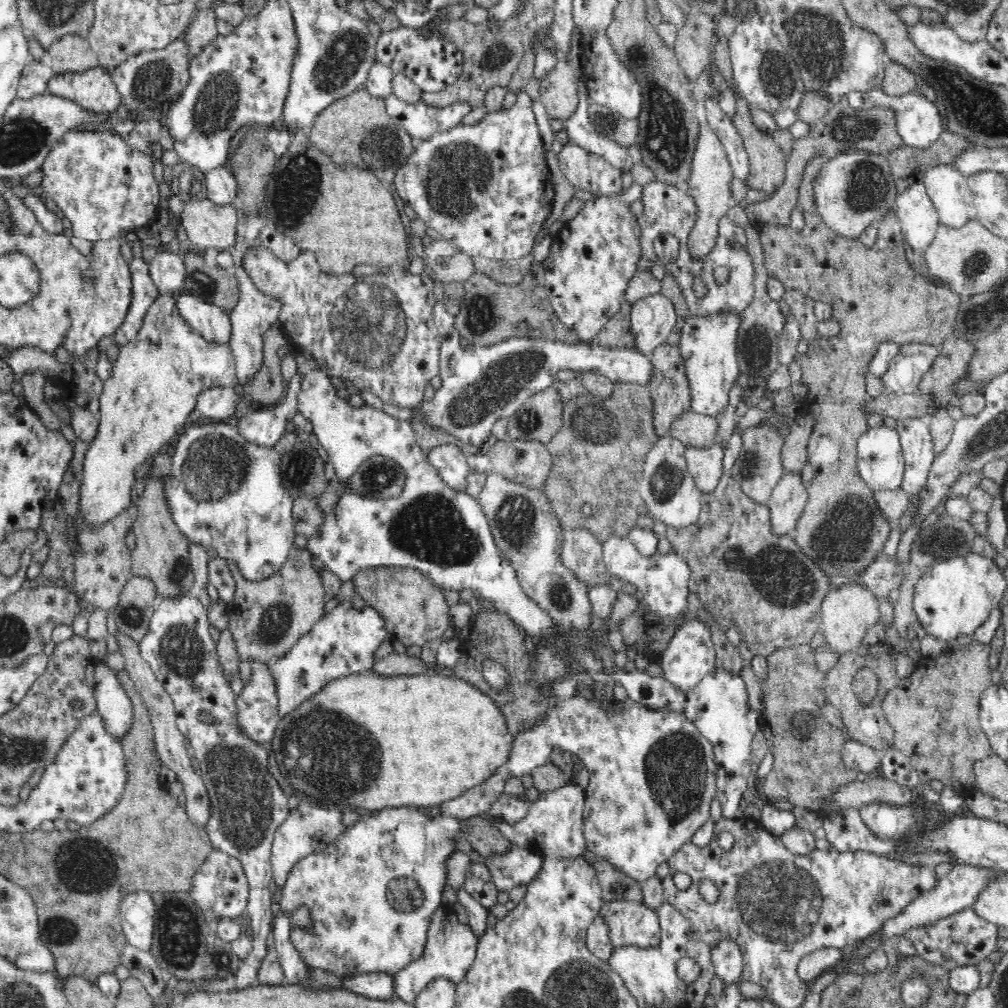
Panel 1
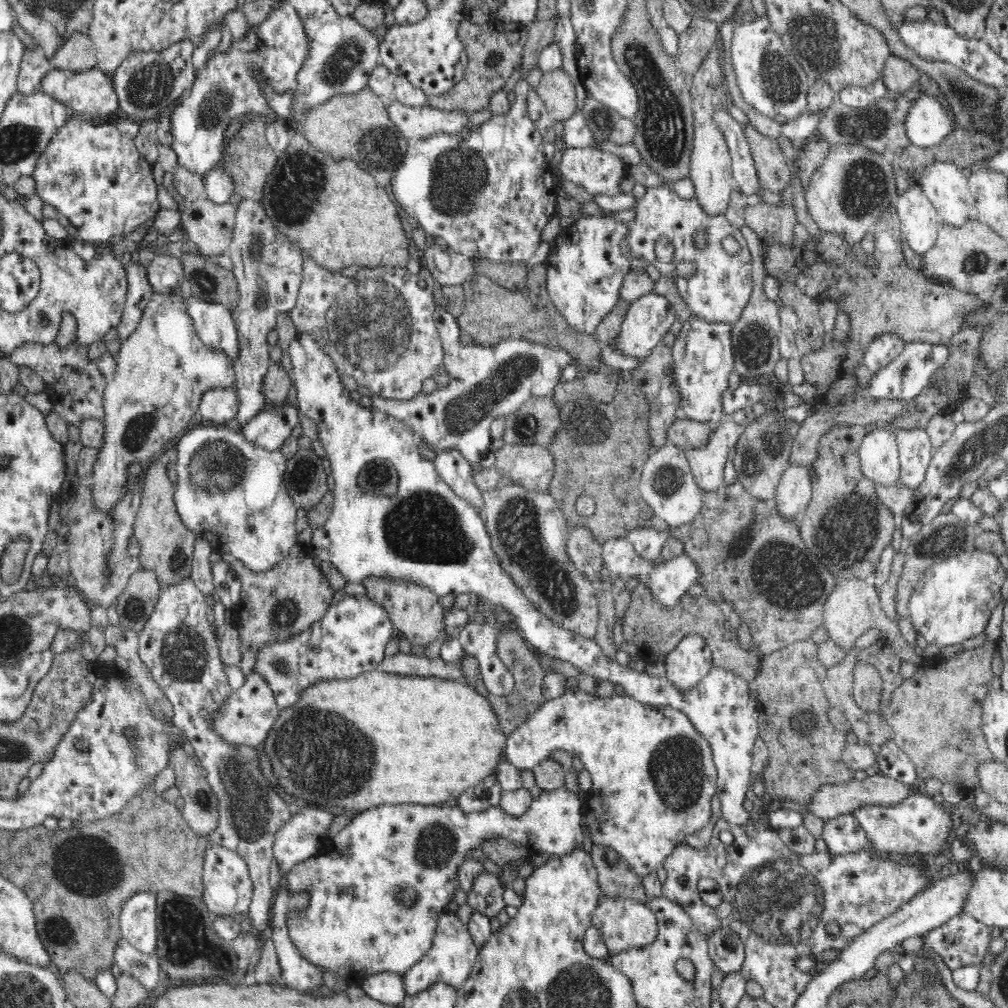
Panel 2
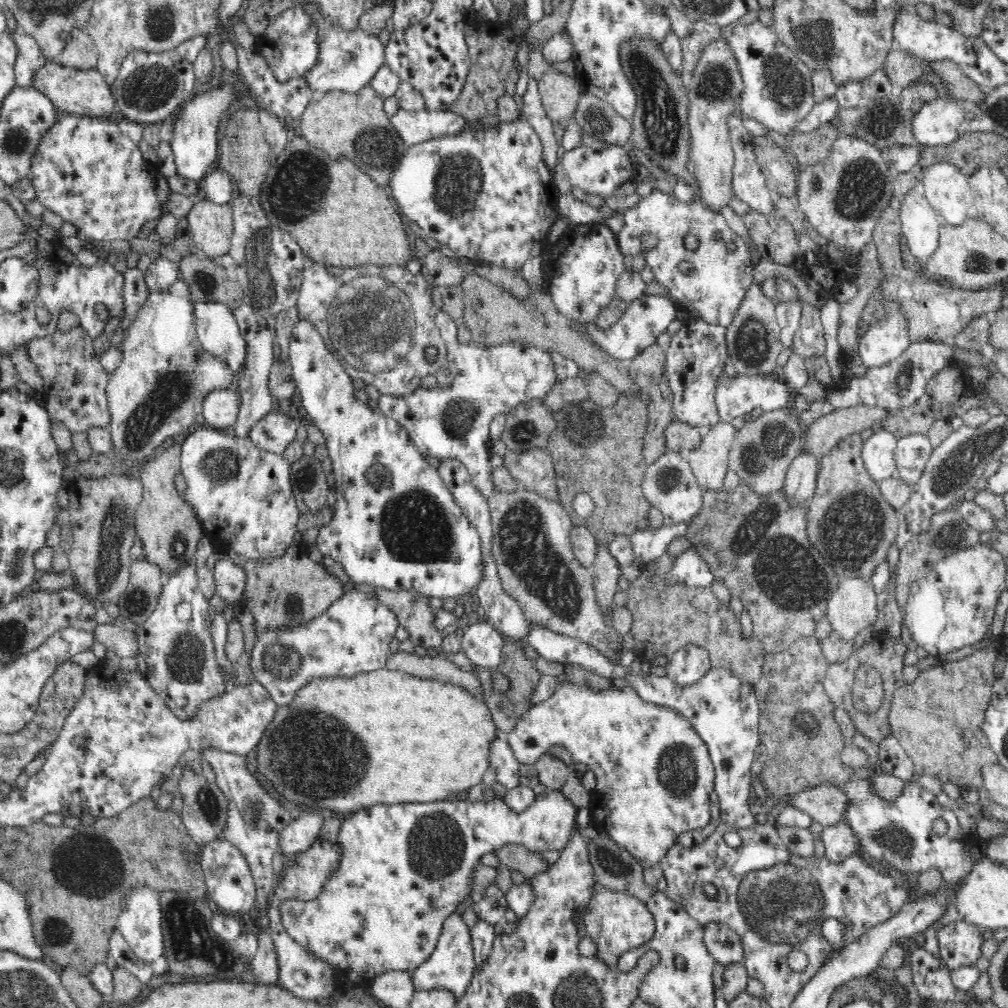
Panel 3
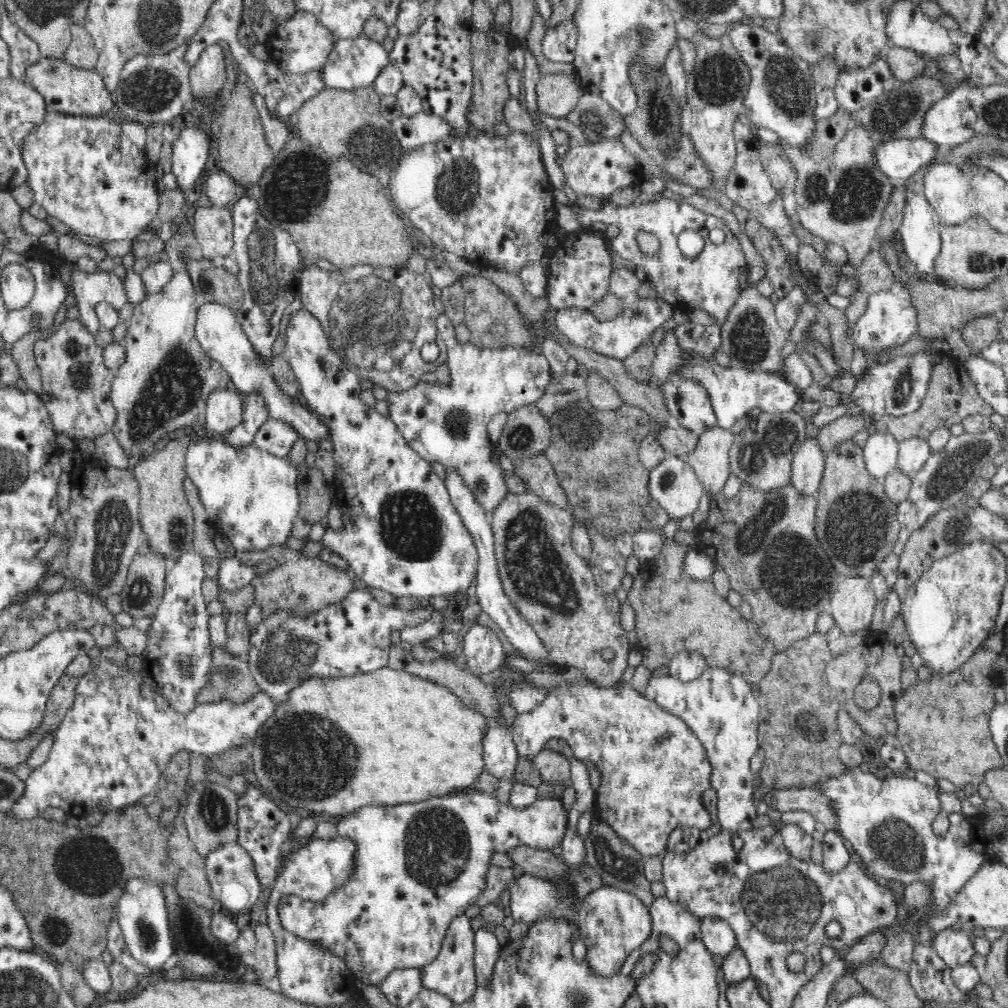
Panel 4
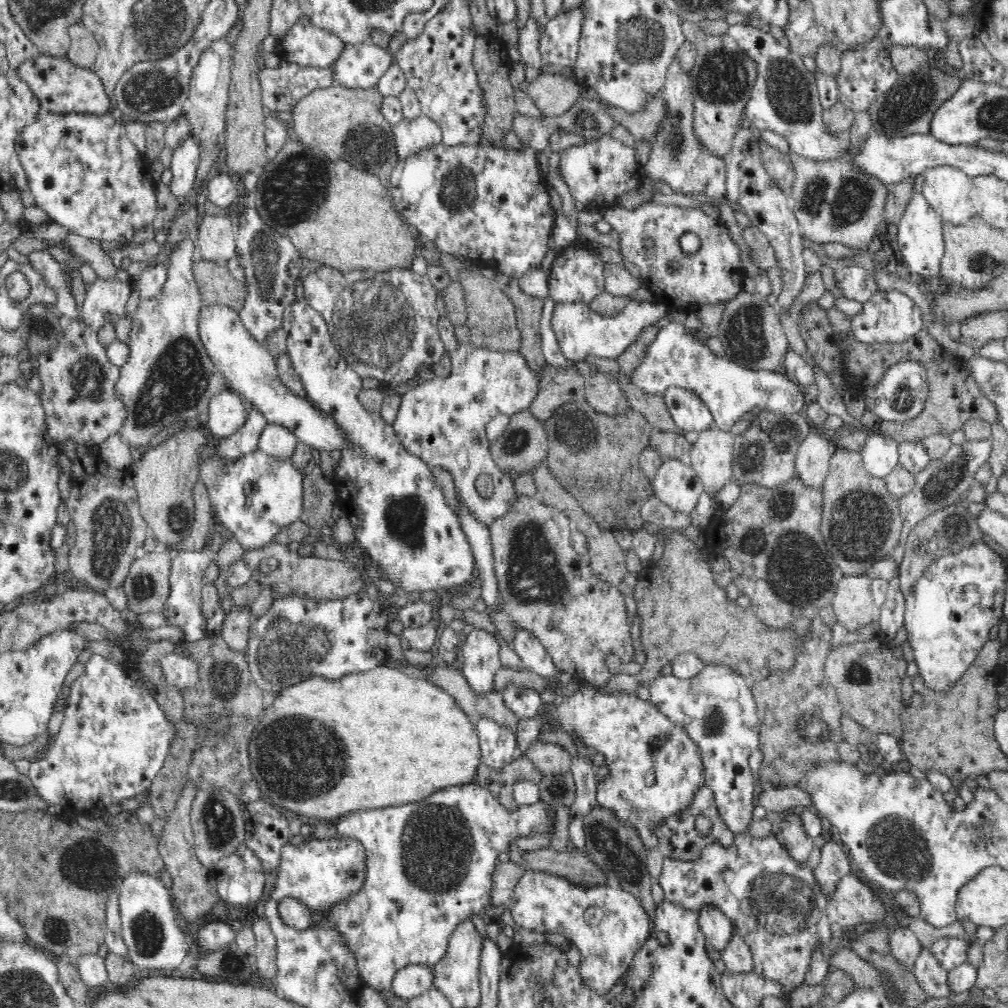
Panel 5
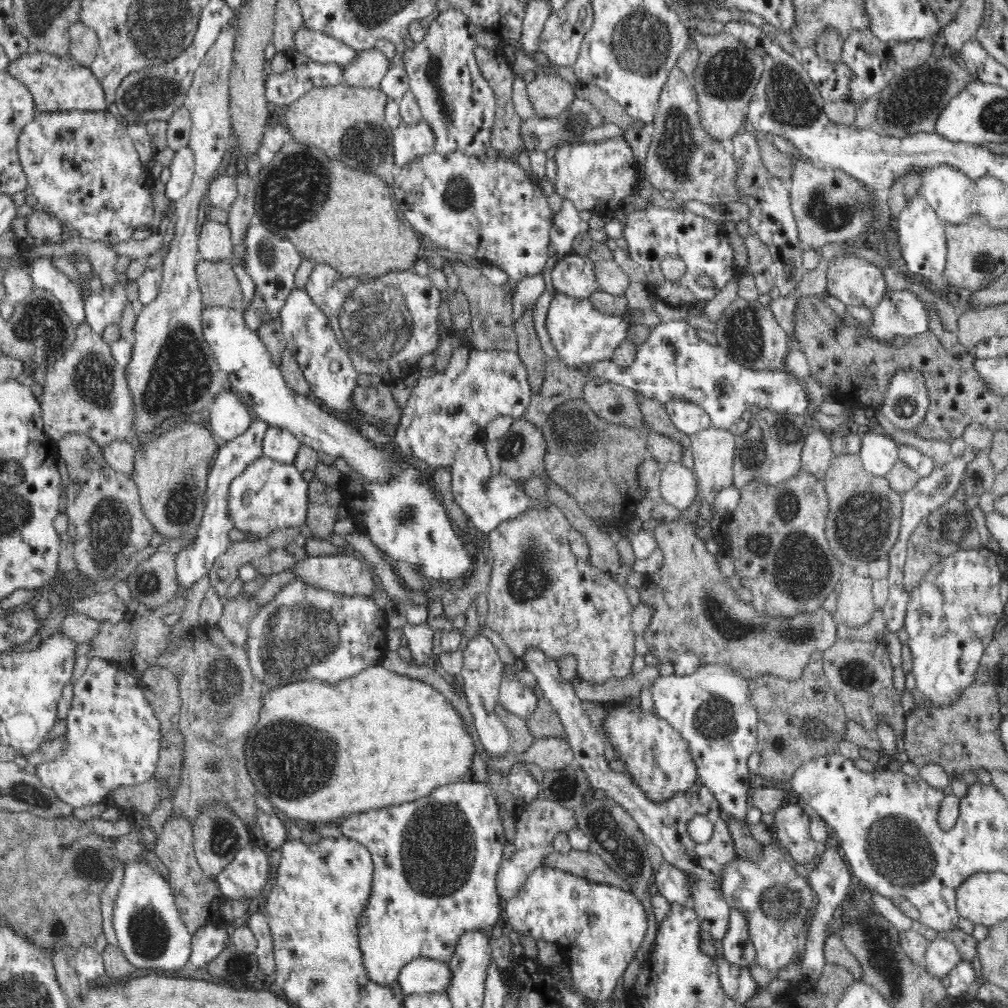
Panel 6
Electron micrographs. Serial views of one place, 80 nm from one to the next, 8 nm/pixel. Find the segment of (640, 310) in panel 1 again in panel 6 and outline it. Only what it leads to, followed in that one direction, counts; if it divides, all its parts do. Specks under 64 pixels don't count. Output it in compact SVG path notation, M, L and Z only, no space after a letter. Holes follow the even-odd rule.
M558 292L552 295L545 320L545 329L558 358L574 368L600 360L610 360L621 342L625 341L628 326L621 314L606 315L594 308L589 298L572 298Z

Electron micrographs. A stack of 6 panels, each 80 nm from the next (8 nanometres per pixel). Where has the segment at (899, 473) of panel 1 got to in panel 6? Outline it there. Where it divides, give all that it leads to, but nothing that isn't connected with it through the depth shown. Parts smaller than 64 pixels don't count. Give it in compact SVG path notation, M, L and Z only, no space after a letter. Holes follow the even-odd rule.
M866 434L860 437L859 455L868 473L886 477L899 458L899 446L890 437Z

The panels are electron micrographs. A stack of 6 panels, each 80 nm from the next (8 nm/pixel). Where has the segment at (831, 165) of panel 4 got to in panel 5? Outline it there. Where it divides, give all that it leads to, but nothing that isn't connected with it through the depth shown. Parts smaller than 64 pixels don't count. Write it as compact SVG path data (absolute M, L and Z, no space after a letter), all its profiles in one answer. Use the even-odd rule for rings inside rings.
M867 110L855 113L855 120L847 132L848 154L815 163L809 158L804 158L790 149L788 156L795 173L794 182L790 188L795 200L794 216L798 219L802 236L818 244L838 242L846 248L854 248L861 252L869 251L874 235L878 232L880 224L884 222L884 206L890 186L876 175L860 169L855 164L857 157L863 152L866 140L870 138L871 120Z

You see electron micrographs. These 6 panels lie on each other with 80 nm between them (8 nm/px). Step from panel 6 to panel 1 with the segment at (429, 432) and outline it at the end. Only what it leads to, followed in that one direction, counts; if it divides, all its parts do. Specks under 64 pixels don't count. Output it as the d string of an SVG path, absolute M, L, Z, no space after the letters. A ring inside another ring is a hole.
M435 300L433 306L435 325L441 336L440 377L442 388L432 401L422 402L419 408L404 410L393 403L378 399L368 390L360 389L365 408L377 409L390 417L409 421L416 414L429 418L433 426L439 426L464 444L484 444L491 435L491 426L498 418L511 418L534 393L552 386L558 372L570 369L577 373L598 371L612 382L624 381L636 386L650 387L656 370L651 357L634 349L600 347L596 343L563 343L551 339L514 337L494 346L462 348L459 332L455 329L454 315L444 306L443 300Z

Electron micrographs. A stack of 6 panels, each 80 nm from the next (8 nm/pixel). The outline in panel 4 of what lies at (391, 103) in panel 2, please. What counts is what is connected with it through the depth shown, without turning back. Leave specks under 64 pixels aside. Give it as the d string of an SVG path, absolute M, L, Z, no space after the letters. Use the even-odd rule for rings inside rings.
M424 110L415 115L402 113L396 120L392 120L390 125L404 152L416 149L426 141L441 141L454 132L450 121L442 116L428 114Z

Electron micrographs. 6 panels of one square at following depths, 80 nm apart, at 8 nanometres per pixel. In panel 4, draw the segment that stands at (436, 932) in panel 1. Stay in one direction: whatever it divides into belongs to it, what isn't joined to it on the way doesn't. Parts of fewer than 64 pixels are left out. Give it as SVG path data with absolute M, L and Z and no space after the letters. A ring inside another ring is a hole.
M462 914L451 918L444 933L444 938L434 960L419 970L421 986L428 990L441 992L450 997L455 1005L459 1005L466 1002L475 989L474 931L468 917Z

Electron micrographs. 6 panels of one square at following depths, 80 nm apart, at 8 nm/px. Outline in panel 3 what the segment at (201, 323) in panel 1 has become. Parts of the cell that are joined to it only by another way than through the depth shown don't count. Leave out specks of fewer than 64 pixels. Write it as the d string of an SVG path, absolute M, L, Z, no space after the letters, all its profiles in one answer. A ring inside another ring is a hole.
M192 301L194 329L203 348L225 360L238 378L238 372L244 366L247 345L235 321L234 312L223 303Z

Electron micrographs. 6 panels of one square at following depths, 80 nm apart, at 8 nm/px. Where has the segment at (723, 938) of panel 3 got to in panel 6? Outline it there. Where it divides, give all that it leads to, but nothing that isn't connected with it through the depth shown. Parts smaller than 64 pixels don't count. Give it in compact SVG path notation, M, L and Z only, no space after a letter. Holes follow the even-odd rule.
M530 649L522 658L525 668L535 674L544 699L550 701L554 710L558 711L559 720L566 730L564 736L574 751L573 762L585 770L594 790L604 792L605 796L621 804L636 820L648 841L660 848L664 860L690 879L690 906L696 911L700 929L710 932L716 940L722 940L728 930L729 912L732 909L723 898L717 877L720 868L734 860L736 855L732 836L724 817L720 815L722 812L715 794L697 780L684 792L674 792L666 800L652 800L630 772L618 772L610 767L610 761L604 755L608 748L608 735L603 728L606 708L602 706L602 701L581 700L574 692L572 682L562 679L556 660L546 656L540 649ZM694 814L707 815L713 825L712 839L706 844L693 842L687 834L688 820Z

